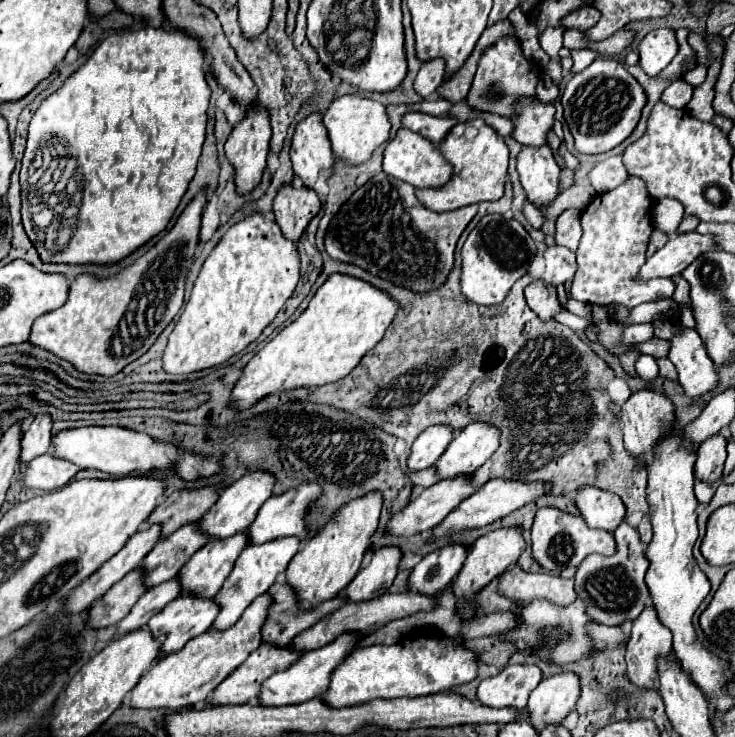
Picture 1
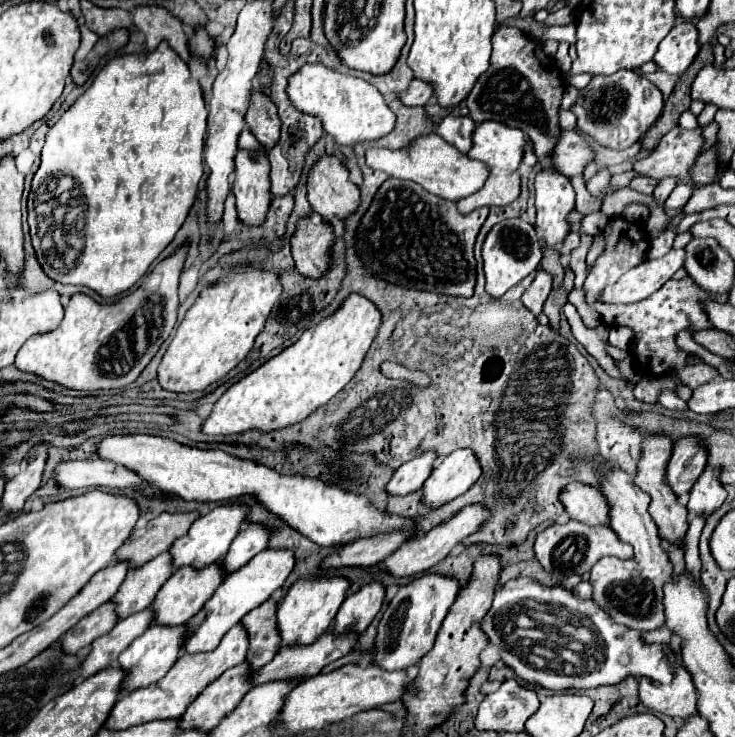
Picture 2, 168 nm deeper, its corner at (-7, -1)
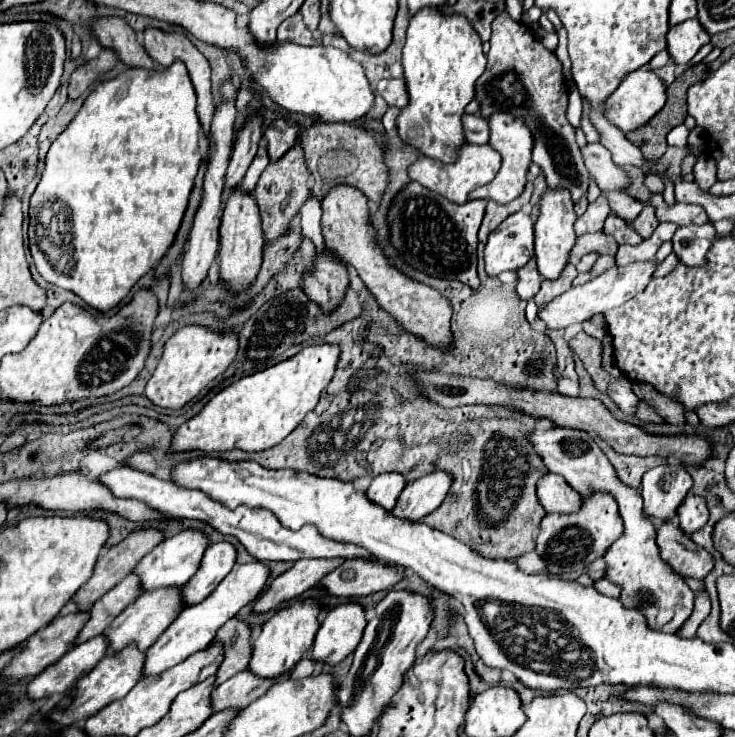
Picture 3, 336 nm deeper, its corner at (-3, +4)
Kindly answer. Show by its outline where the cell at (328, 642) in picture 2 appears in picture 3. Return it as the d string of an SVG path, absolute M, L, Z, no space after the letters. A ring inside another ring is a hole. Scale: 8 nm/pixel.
M249 669L233 675L229 681L215 687L215 693L211 695L211 701L215 705L215 711L229 709L229 707L247 707L261 695L265 695L275 683L287 681L291 677L291 671L285 671L273 679L267 677L255 677Z

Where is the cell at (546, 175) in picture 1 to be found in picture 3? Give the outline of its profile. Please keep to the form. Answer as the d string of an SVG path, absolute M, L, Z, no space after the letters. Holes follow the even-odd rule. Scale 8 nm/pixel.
M555 187L555 189L547 189L541 195L539 217L535 221L535 259L537 259L537 265L539 265L539 273L545 279L557 279L559 273L563 271L565 263L567 263L569 251L575 245L575 237L577 237L575 231L573 231L575 219L577 219L577 215L573 211L569 189Z

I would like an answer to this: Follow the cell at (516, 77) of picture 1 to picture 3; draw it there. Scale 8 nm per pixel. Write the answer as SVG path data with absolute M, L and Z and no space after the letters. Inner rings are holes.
M507 13L493 21L493 35L489 43L487 69L475 85L475 99L481 105L479 115L487 119L491 113L503 111L521 119L533 133L533 163L543 169L547 185L563 185L571 191L573 201L577 201L587 191L589 173L583 165L583 157L579 157L575 131L565 117L569 87L563 79L561 61L535 39L529 27L513 21Z

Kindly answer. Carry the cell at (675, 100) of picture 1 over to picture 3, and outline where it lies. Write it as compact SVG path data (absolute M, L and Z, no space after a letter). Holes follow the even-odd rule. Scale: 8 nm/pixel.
M681 123L677 127L673 127L667 135L667 143L669 145L675 145L675 147L685 147L687 145L687 135L689 135L689 129Z

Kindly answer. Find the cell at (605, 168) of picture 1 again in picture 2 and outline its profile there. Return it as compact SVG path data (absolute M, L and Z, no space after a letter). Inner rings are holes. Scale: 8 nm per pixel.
M639 176L639 178L635 178L635 180L629 184L629 188L631 188L631 190L637 190L637 192L641 192L641 194L651 194L657 184L659 184L659 182L655 182L655 178Z

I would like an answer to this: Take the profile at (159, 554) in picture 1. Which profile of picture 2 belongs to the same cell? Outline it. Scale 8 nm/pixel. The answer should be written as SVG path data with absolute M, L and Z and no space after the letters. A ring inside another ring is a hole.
M165 552L137 570L129 570L125 582L113 596L117 620L125 620L127 616L151 606L155 594L159 592L163 582L167 582L169 574L173 574L171 556Z

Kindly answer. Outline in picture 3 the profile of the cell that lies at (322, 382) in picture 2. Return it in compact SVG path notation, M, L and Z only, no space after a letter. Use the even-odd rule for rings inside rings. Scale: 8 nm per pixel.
M337 343L305 345L297 355L231 383L221 389L195 417L177 429L171 449L201 449L207 453L235 447L243 451L269 449L271 445L283 441L283 437L287 437L303 421L303 417L315 409L321 391L335 375L339 355L341 347Z

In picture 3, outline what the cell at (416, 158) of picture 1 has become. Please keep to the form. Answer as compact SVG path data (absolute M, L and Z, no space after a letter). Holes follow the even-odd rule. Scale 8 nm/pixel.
M463 143L459 147L455 163L443 163L439 159L431 159L431 157L421 155L415 163L409 165L409 177L413 181L421 183L423 187L427 187L427 189L443 195L445 199L461 205L461 203L467 201L467 195L473 189L477 189L477 187L487 185L489 181L493 181L495 173L499 171L499 165L501 165L501 157L489 145L469 145L469 143Z

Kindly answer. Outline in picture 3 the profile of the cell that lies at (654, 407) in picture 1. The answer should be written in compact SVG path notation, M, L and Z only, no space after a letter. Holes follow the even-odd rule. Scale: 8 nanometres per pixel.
M671 519L657 527L657 545L663 559L681 577L695 577L701 581L713 569L713 557L703 547L695 545L691 537Z

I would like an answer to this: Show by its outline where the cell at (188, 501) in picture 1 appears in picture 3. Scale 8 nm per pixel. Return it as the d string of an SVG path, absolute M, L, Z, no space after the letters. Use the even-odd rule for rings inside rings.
M145 527L145 529L137 529L133 533L129 533L121 543L105 549L101 555L99 555L99 561L95 565L95 573L91 577L91 581L87 581L87 585L83 585L83 589L79 589L79 593L73 597L73 601L77 603L77 607L81 611L89 611L89 607L101 597L105 595L107 591L111 591L117 583L121 583L133 569L135 565L139 565L139 561L159 543L163 541L163 531L161 529L155 529L155 527Z

